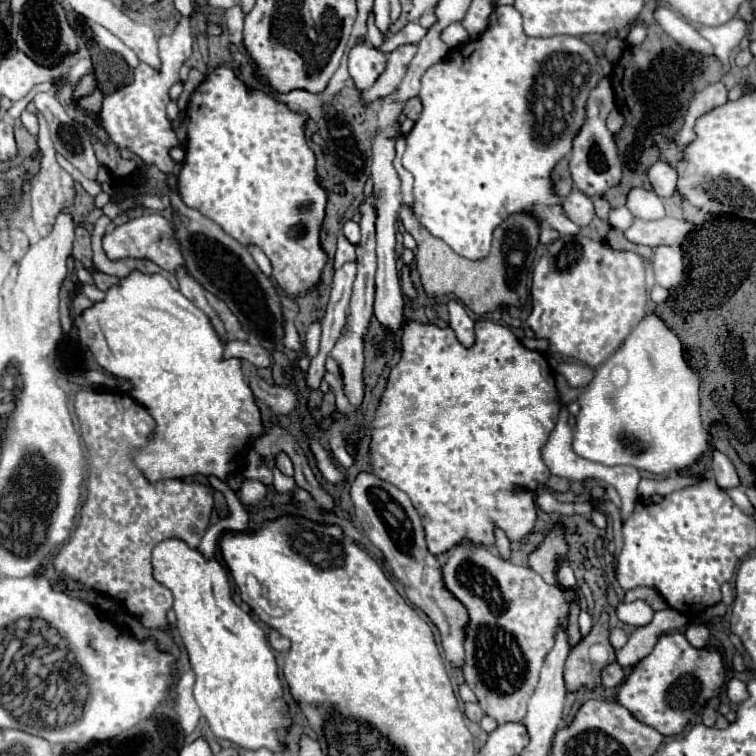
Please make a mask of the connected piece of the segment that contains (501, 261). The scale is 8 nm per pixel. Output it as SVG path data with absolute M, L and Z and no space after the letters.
M401 206L399 220L403 228L417 242L417 270L427 296L445 296L455 294L465 306L469 306L477 316L485 312L495 312L501 306L517 306L523 308L527 304L527 274L533 266L535 248L539 244L539 222L529 214L513 214L507 218L493 234L491 254L483 260L471 262L463 256L457 256L443 240L431 236L413 216L409 206Z

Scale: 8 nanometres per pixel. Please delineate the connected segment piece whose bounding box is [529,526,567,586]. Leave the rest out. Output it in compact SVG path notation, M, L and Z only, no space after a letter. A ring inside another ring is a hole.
M555 526L543 540L543 544L529 556L529 566L543 576L547 584L559 584L557 582L557 566L567 554L567 544L563 536L563 526Z

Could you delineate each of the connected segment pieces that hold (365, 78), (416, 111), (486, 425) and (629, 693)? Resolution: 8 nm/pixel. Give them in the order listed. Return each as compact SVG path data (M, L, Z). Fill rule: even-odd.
M357 42L349 52L349 74L359 90L369 90L379 74L385 70L387 56L377 48L367 48L365 42Z
M409 98L405 102L405 106L403 106L403 114L407 118L411 118L411 120L417 120L419 114L421 114L421 102L419 102L419 98Z
M481 320L475 324L475 344L473 348L465 348L457 338L455 332L447 326L447 328L437 328L433 324L417 324L417 322L409 322L403 334L403 354L399 364L391 370L389 380L387 380L387 390L381 398L381 404L377 408L375 420L371 422L371 442L369 442L369 462L373 472L391 482L393 486L397 486L399 490L407 492L407 496L411 498L415 510L419 512L421 520L423 520L423 528L425 528L425 540L429 546L429 552L439 556L447 550L451 550L453 546L461 544L463 540L475 542L475 544L483 544L483 546L491 546L495 544L495 536L493 536L493 528L499 526L505 530L509 540L521 540L525 538L535 524L537 518L537 510L533 504L533 494L531 492L517 492L519 486L523 488L537 488L539 484L547 482L549 478L549 470L541 458L541 448L547 442L551 430L555 428L557 416L559 416L559 408L561 402L557 398L557 388L555 388L555 380L553 380L553 370L547 362L547 358L541 352L533 352L527 350L511 330L507 330L501 324L489 322L489 320Z
M679 632L659 636L655 650L641 660L625 682L619 686L617 702L625 706L639 722L653 726L663 736L681 734L689 724L693 712L701 708L711 696L719 692L725 682L725 668L721 654L715 648L693 648Z

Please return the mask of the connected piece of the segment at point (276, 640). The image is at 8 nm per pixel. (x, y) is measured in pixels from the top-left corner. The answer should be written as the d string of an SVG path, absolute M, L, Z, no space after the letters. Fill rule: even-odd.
M271 630L271 632L269 632L269 644L271 644L271 648L277 650L277 652L287 652L287 650L289 650L289 640L283 638L277 630Z

